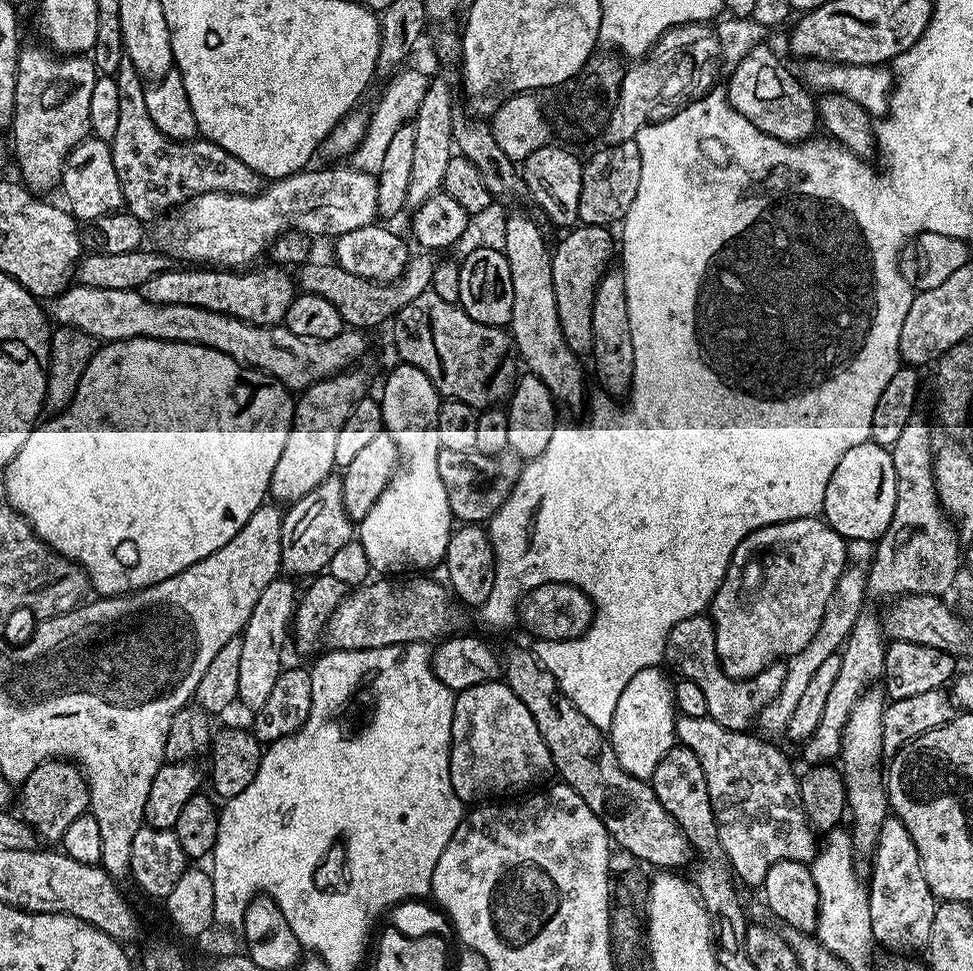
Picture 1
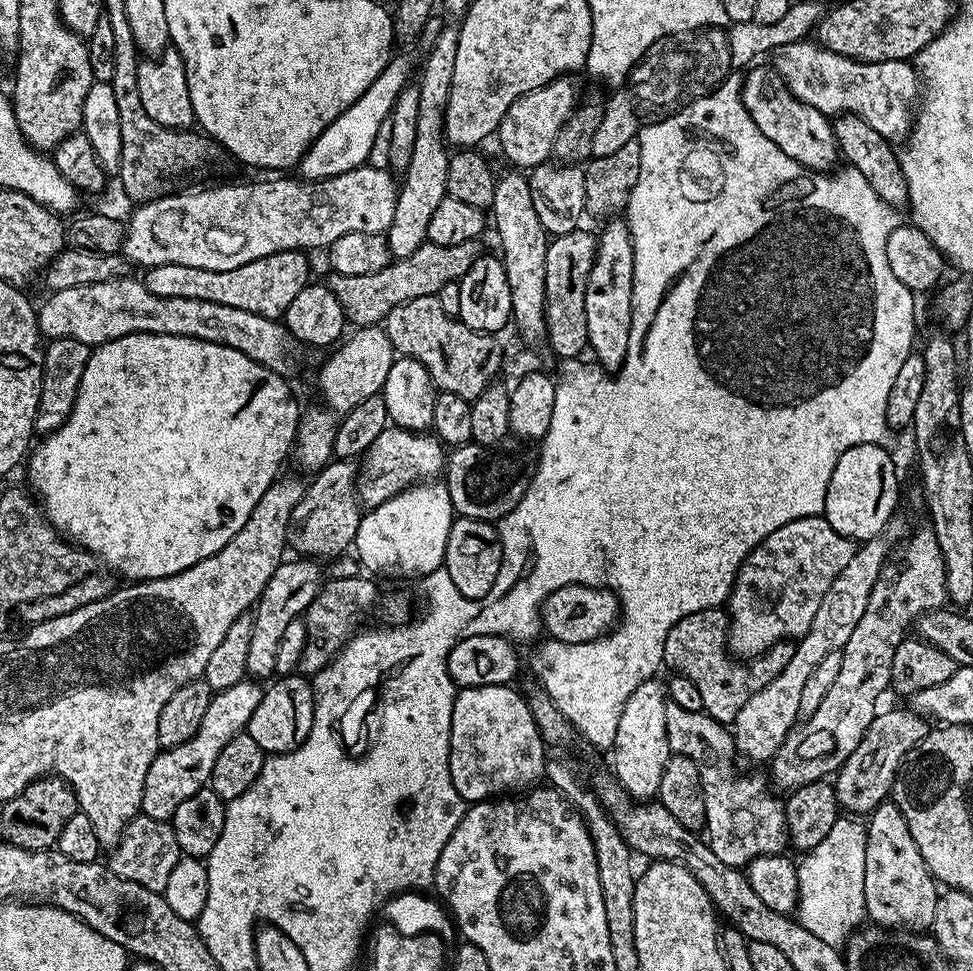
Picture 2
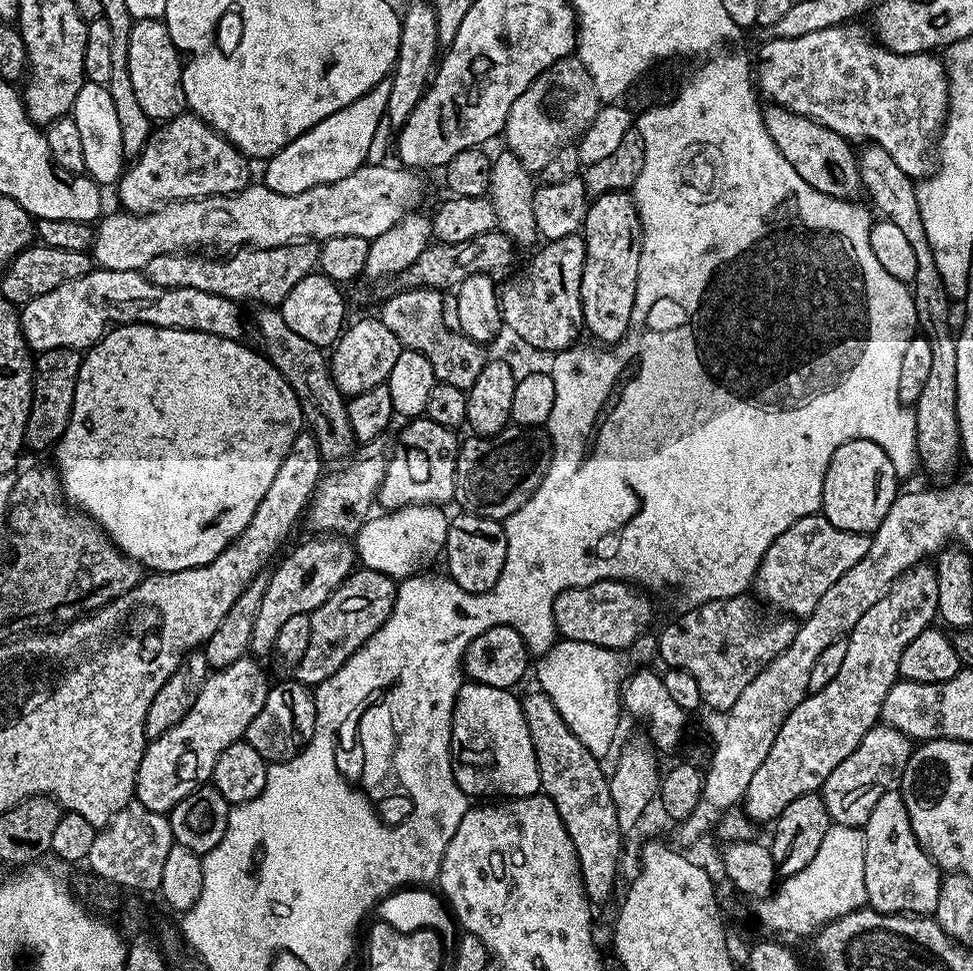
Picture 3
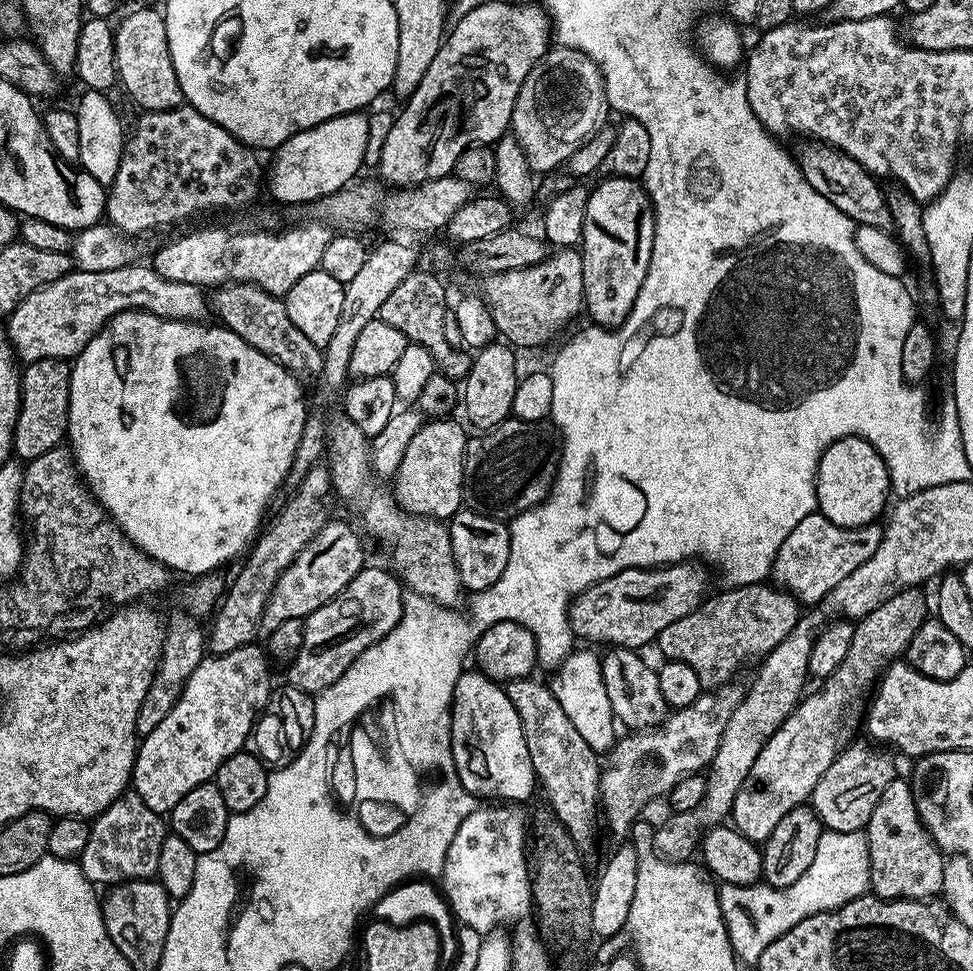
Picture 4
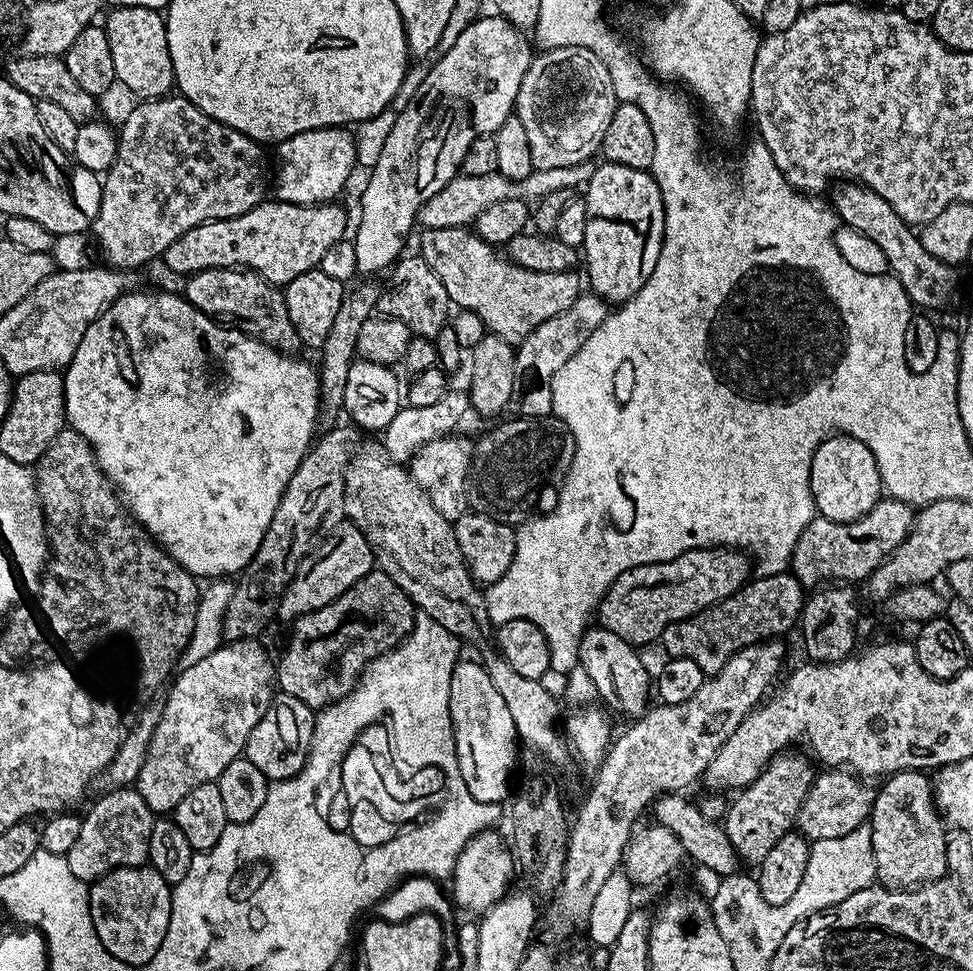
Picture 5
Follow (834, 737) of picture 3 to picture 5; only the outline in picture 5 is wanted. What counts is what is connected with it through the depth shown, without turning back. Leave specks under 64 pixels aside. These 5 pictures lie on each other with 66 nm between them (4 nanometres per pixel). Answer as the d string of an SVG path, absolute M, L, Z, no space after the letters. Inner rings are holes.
M785 750L773 756L764 770L752 782L735 793L736 801L729 806L728 813L725 814L724 820L722 819L722 827L724 833L728 835L729 842L732 843L732 851L743 863L745 860L752 866L758 866L766 858L766 854L770 854L774 842L778 842L778 838L785 836L793 827L796 814L799 812L814 779L813 761L807 755L804 755L805 757L799 756L796 752L799 751Z

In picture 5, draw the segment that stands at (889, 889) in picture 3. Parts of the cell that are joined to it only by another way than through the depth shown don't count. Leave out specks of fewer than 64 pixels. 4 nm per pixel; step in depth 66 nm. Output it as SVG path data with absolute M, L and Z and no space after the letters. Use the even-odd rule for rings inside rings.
M923 771L893 772L879 785L872 804L870 827L876 880L886 888L915 888L948 876L945 821L932 799L932 780Z

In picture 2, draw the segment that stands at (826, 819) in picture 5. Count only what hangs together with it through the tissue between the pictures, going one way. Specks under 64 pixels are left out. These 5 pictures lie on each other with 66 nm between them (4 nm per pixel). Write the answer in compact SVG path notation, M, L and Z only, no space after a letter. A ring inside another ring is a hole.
M892 708L889 712L877 711L854 754L850 754L840 771L835 773L836 797L845 813L870 814L879 804L885 803L889 799L892 784L896 780L904 756L928 735L930 728L929 725L924 725L925 717L919 712L904 708Z

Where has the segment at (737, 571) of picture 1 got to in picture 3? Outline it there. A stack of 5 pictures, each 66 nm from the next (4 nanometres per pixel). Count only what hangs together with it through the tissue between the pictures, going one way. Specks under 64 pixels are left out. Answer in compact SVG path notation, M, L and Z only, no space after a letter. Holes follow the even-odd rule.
M822 514L802 518L798 522L794 522L794 526L790 526L790 530L778 534L778 538L774 538L770 550L766 550L756 571L755 595L761 601L764 599L766 603L773 604L776 607L773 609L779 610L781 613L793 618L806 617L814 610L814 606L818 606L822 594L826 594L826 590L830 590L830 586L834 586L834 582L838 582L838 578L842 578L842 574L846 574L846 570L850 570L850 566L854 566L854 562L858 562L864 557L868 549L868 542L869 537L865 533L838 530L838 526L834 526Z

